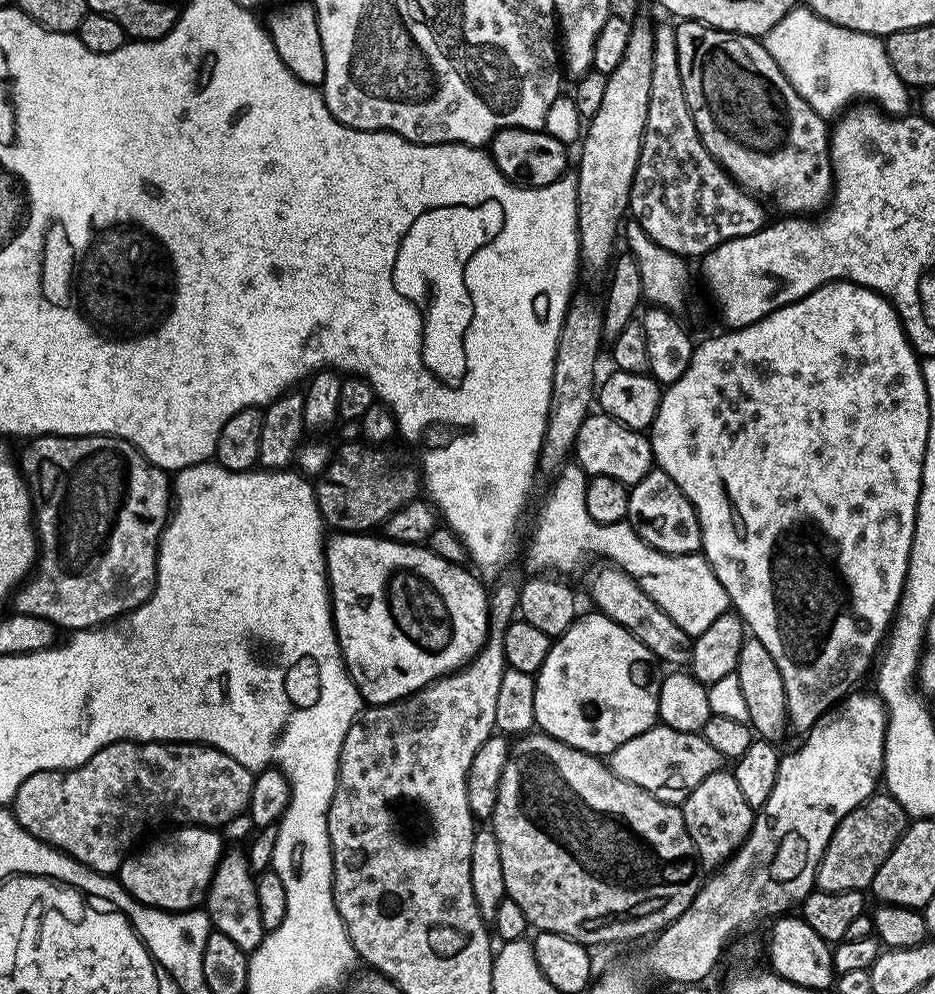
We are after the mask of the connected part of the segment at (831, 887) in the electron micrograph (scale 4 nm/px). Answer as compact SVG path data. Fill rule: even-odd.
M873 794L853 812L846 814L846 818L842 818L834 830L816 871L816 888L822 892L858 892L867 889L878 866L886 862L890 850L894 850L909 823L910 817L892 796Z

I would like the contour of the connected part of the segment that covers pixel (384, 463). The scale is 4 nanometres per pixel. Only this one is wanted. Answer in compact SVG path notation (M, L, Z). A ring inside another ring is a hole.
M367 442L344 444L332 453L326 470L315 477L314 487L318 510L329 529L336 532L376 530L388 517L422 492L422 472L410 457L400 457L392 446Z

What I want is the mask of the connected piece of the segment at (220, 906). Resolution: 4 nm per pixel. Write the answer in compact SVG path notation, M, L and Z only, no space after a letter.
M228 850L221 856L208 887L206 911L213 929L226 934L226 938L230 938L242 951L251 954L264 940L266 930L262 926L262 914L258 906L256 876L243 851Z

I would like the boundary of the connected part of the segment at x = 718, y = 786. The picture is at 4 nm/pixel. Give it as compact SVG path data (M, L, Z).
M721 770L710 774L710 778L702 778L684 800L682 811L699 863L708 870L715 870L730 859L752 830L754 810L742 798L742 789L731 771Z

